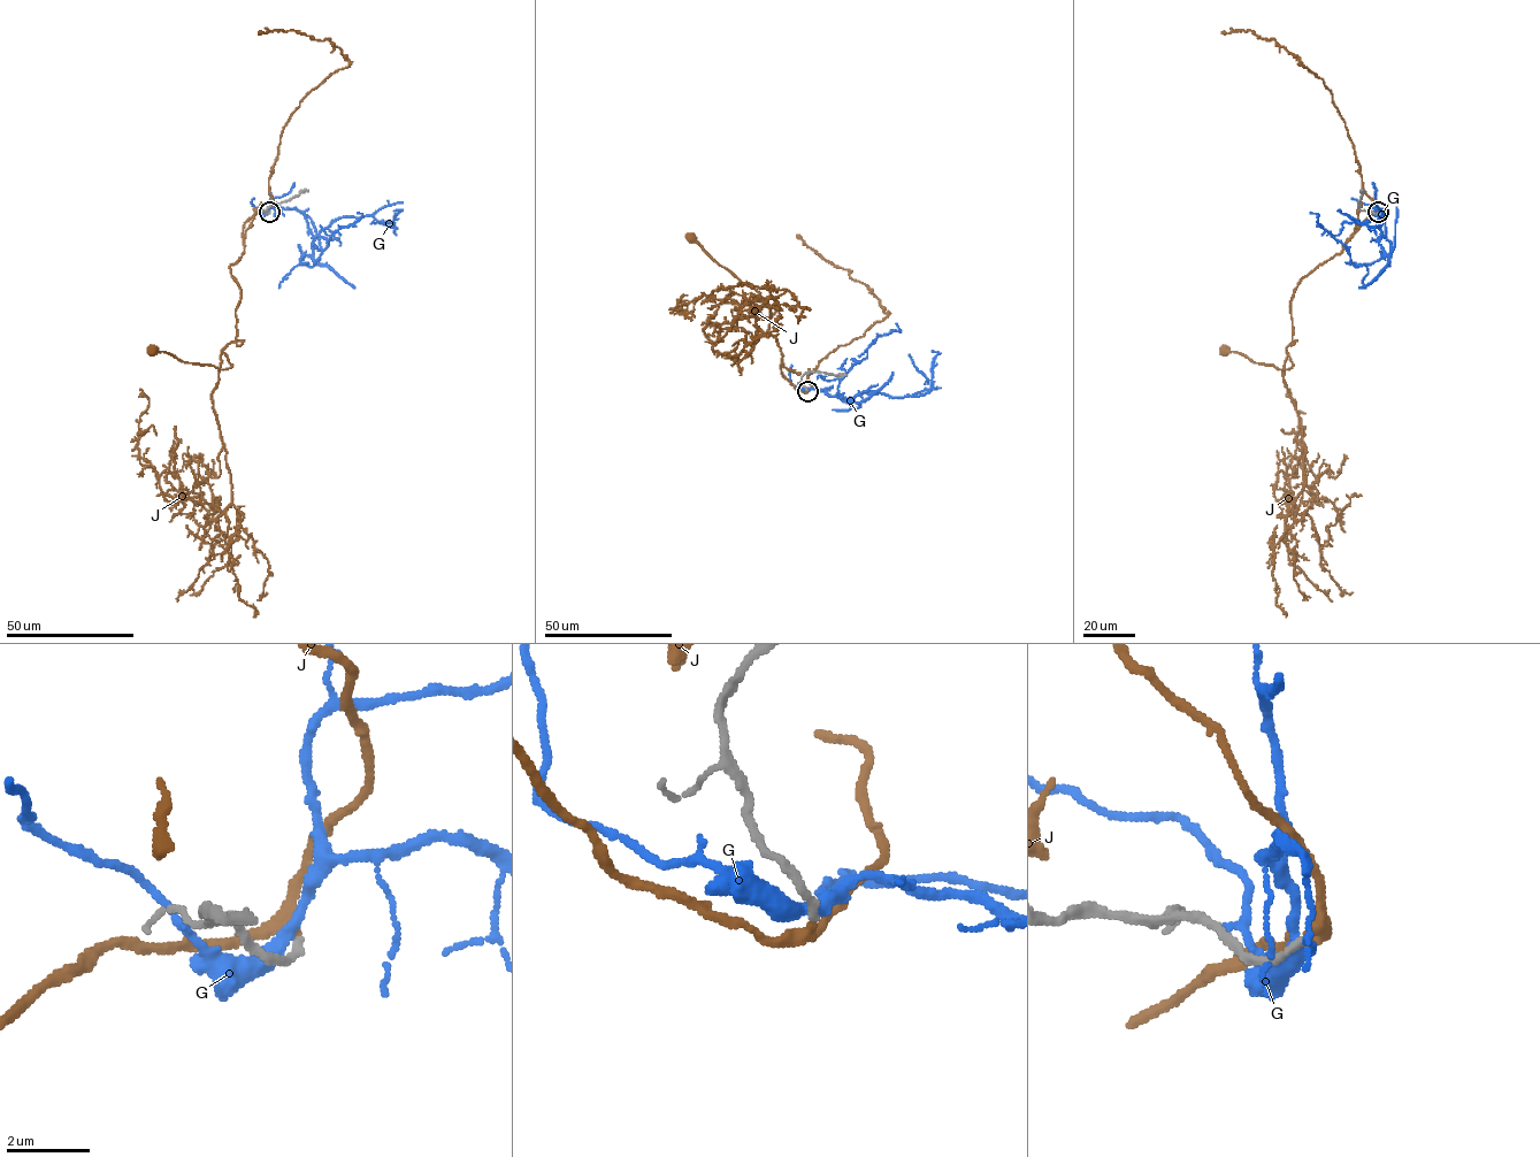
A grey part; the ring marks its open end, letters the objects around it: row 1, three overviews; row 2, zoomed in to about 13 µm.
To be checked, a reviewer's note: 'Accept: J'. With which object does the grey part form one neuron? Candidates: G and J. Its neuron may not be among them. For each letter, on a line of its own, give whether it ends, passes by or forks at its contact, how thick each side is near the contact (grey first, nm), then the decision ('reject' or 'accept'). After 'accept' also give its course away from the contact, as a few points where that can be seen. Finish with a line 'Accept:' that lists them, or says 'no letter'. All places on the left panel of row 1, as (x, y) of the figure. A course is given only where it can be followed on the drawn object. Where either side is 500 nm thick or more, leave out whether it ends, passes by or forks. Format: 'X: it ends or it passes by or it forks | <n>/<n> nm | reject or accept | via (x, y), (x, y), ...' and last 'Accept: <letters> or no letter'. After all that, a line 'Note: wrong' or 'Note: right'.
G: it passes by | 220/320 nm | reject
J: it passes by | 190/280 nm | accept | via (268, 212), (244, 223), (230, 266), (244, 341), (222, 351), (232, 366), (153, 351)
Accept: J
Note: right

